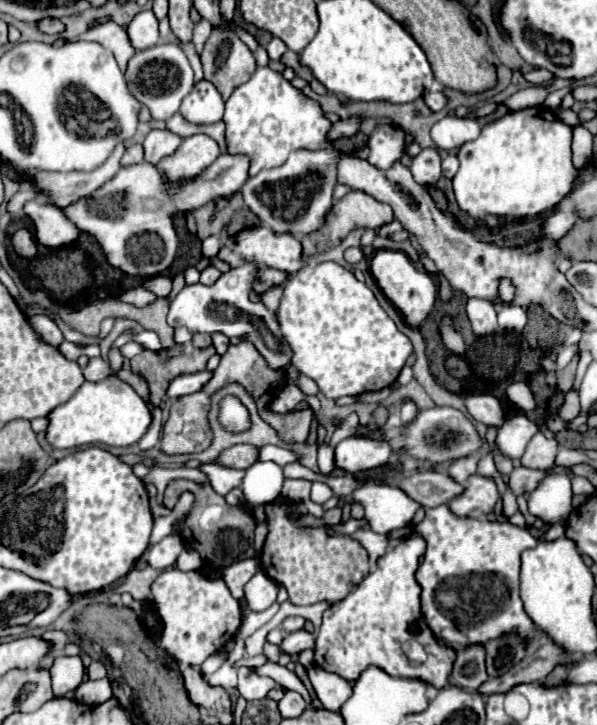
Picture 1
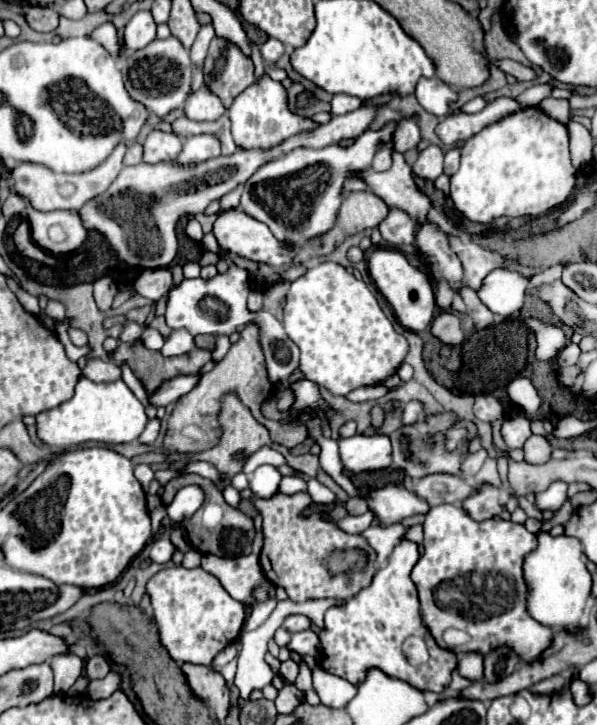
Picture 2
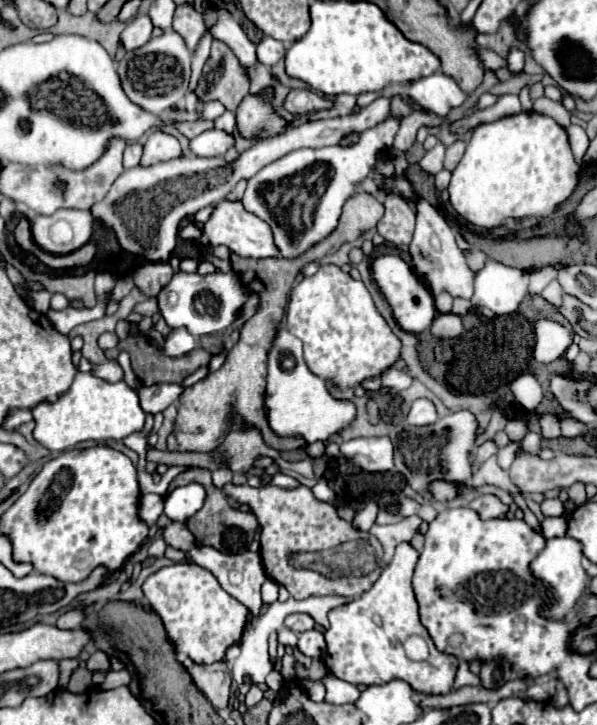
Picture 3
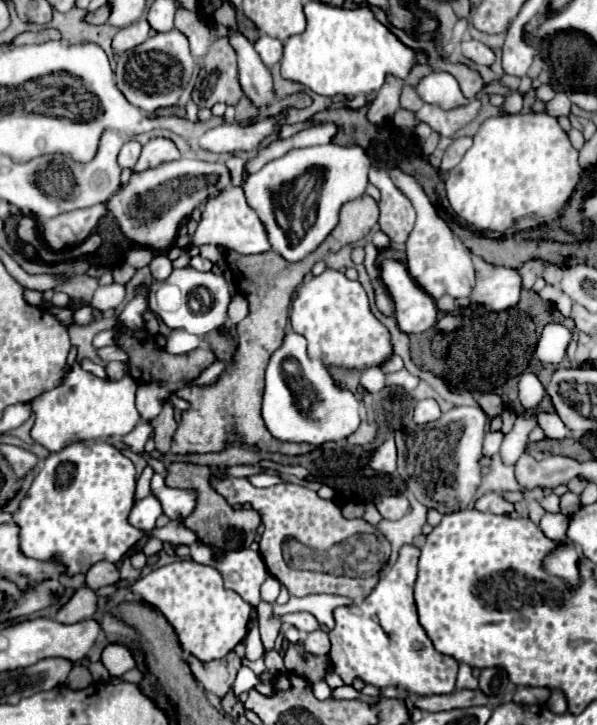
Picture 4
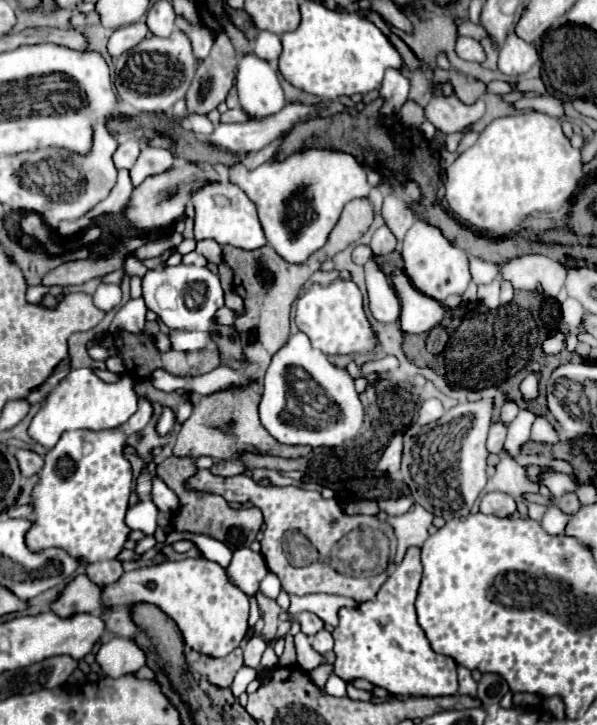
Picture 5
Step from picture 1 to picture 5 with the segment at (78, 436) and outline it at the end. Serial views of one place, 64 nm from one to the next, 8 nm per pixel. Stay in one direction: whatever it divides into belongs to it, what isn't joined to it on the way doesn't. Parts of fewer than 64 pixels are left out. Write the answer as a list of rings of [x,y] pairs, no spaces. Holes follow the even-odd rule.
[[[78,368],[46,394],[42,408],[28,428],[28,434],[44,448],[54,448],[60,436],[68,430],[112,430],[128,422],[128,418],[136,412],[136,400],[138,396],[134,392],[134,380],[130,374],[124,374],[118,382],[108,384],[90,368]]]

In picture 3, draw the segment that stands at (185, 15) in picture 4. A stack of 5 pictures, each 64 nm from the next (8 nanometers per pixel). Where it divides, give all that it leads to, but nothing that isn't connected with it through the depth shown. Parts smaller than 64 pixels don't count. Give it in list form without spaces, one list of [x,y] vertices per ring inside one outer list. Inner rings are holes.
[[[184,2],[184,4],[176,6],[172,30],[178,32],[178,34],[184,38],[184,42],[186,42],[186,46],[188,46],[190,50],[194,50],[196,44],[198,44],[198,40],[200,40],[202,34],[206,32],[206,24],[204,24],[204,20],[202,20],[202,14],[196,12],[194,6],[188,4],[188,2]]]

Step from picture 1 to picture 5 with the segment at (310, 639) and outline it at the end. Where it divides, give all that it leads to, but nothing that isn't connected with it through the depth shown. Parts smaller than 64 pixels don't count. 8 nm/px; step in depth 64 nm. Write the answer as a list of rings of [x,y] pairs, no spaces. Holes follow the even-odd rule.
[[[320,630],[312,636],[312,648],[320,654],[326,654],[332,650],[332,634],[328,630]]]

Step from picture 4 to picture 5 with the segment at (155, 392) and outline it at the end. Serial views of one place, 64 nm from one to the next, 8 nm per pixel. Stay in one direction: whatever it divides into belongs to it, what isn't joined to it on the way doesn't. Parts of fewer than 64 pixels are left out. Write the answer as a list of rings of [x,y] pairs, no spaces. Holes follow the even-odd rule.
[[[138,398],[138,412],[124,424],[124,428],[116,428],[112,432],[64,432],[60,442],[50,448],[44,456],[44,468],[38,474],[38,484],[32,490],[30,506],[32,506],[32,526],[26,532],[26,546],[30,552],[42,552],[46,548],[62,548],[72,558],[76,558],[80,564],[92,564],[98,560],[114,560],[124,548],[124,542],[128,540],[130,528],[124,522],[126,510],[128,510],[128,498],[132,494],[132,466],[124,458],[122,446],[128,440],[128,436],[140,432],[152,418],[154,408],[148,398]]]

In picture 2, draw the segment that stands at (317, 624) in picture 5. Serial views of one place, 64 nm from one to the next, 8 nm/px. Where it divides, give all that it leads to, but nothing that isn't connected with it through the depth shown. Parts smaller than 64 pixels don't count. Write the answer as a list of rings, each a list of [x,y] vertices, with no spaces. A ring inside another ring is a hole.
[[[288,616],[284,620],[284,628],[288,632],[302,632],[302,630],[310,628],[310,620],[306,616]]]

